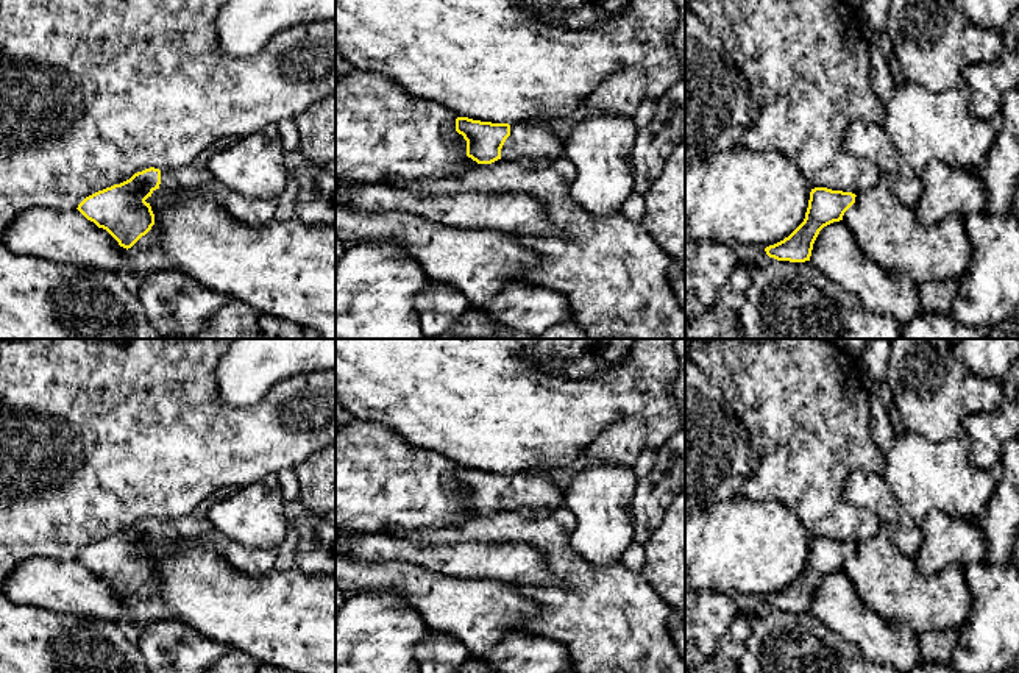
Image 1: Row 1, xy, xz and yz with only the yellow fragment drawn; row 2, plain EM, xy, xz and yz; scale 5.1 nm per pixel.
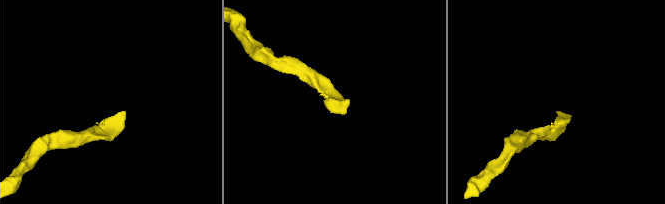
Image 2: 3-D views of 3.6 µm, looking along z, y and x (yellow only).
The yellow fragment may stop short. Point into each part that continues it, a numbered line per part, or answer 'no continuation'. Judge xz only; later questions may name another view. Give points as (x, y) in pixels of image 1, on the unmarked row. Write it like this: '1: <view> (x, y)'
1: xz (531, 492)

